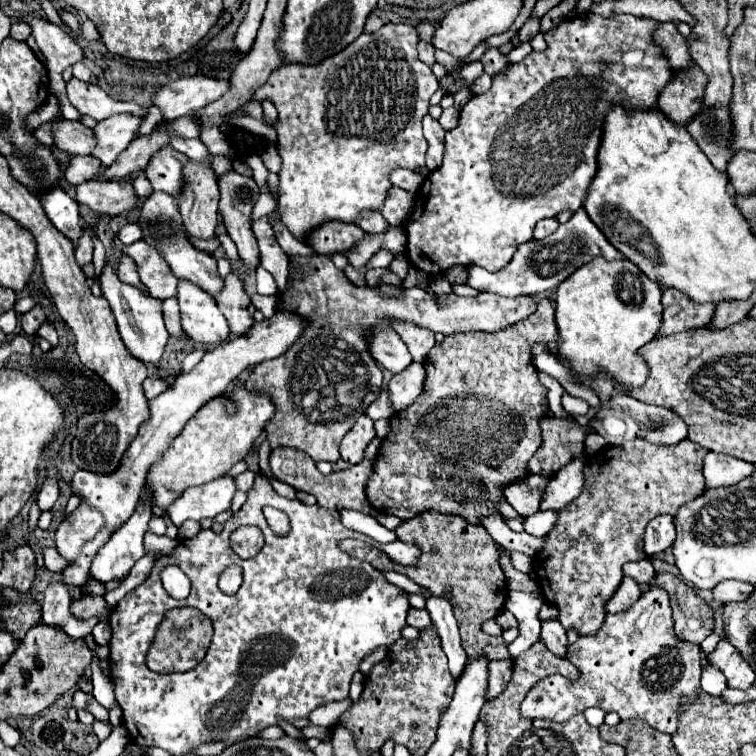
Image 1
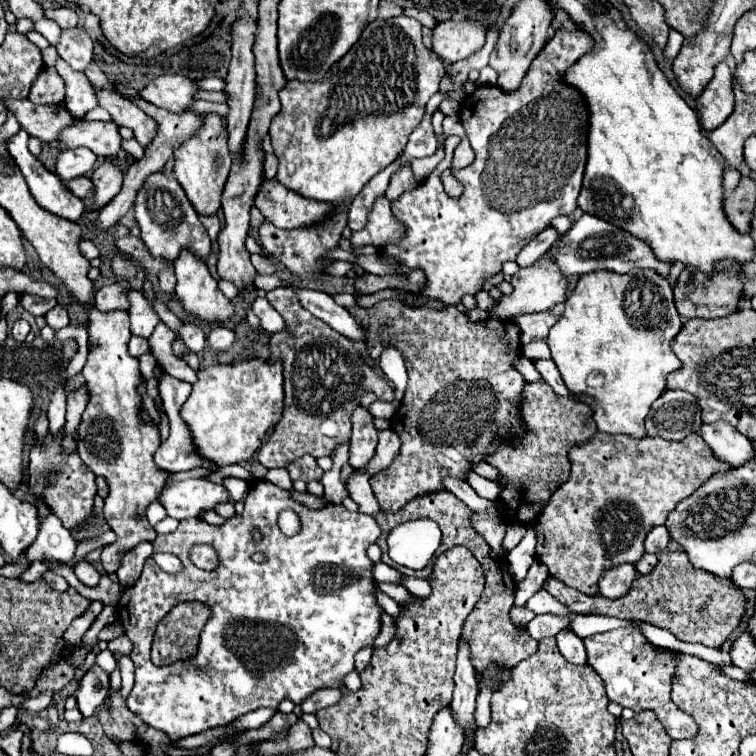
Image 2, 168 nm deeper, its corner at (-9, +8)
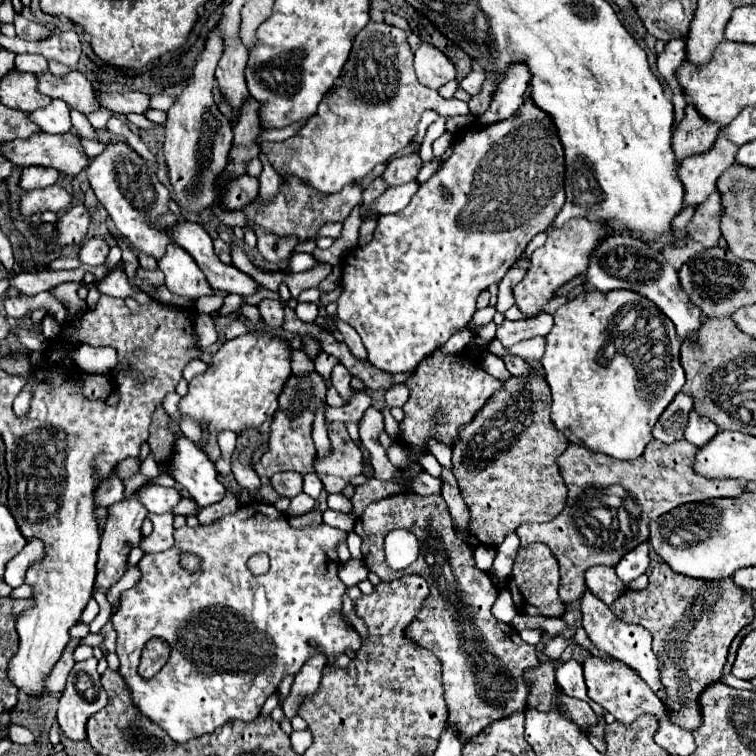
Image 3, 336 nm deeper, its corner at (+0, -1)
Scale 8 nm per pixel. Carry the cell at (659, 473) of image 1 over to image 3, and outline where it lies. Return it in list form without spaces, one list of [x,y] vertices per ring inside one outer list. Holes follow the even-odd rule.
[[[651,440],[645,452],[635,460],[615,460],[605,454],[593,454],[581,444],[569,444],[559,456],[559,470],[567,484],[565,510],[545,524],[521,524],[517,536],[521,546],[543,542],[551,548],[561,568],[559,596],[563,602],[575,602],[585,592],[583,574],[589,566],[615,566],[625,552],[643,544],[649,536],[649,520],[685,504],[713,498],[737,498],[745,492],[739,480],[707,480],[693,472],[697,448],[687,440],[663,444]]]

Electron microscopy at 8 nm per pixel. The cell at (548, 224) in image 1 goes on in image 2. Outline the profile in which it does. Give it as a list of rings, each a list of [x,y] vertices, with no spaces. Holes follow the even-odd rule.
[[[548,225],[542,233],[538,233],[538,235],[522,249],[522,253],[518,255],[516,263],[518,263],[520,267],[528,267],[528,265],[536,263],[536,261],[554,245],[554,239],[558,239],[558,231],[556,231],[552,225]]]

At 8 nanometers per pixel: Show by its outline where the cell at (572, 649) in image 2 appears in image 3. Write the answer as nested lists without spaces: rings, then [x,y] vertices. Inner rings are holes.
[[[575,660],[561,662],[557,666],[555,674],[557,674],[559,688],[567,696],[573,696],[573,698],[579,698],[579,700],[589,700],[587,698],[587,686],[585,686],[585,680],[583,680],[583,668],[581,668],[579,662],[575,662]]]

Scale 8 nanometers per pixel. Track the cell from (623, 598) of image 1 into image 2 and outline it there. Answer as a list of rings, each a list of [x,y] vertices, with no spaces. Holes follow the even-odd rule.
[[[618,565],[610,571],[606,571],[606,575],[602,575],[600,579],[600,595],[608,597],[608,599],[618,599],[624,597],[632,585],[632,581],[636,579],[638,571],[634,565]]]

